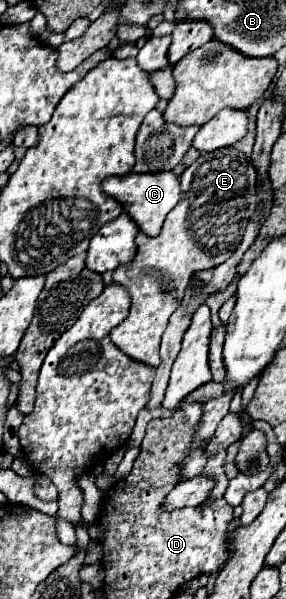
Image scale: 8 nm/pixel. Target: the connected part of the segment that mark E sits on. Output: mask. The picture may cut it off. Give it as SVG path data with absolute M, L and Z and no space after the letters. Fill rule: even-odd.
M226 147L220 151L212 151L212 153L204 153L200 155L180 177L182 183L182 193L186 195L184 201L180 201L166 217L164 227L160 231L160 235L156 237L148 237L144 233L138 233L136 237L136 245L138 245L138 255L130 265L120 265L112 275L114 275L114 283L122 285L130 297L132 297L132 307L128 317L110 333L112 343L124 351L128 357L142 361L146 365L158 367L160 365L160 337L168 325L168 317L178 309L186 285L190 281L190 277L202 269L212 269L220 263L224 263L240 245L246 225L256 209L256 169L254 165L244 157L244 153L240 153L234 147Z

